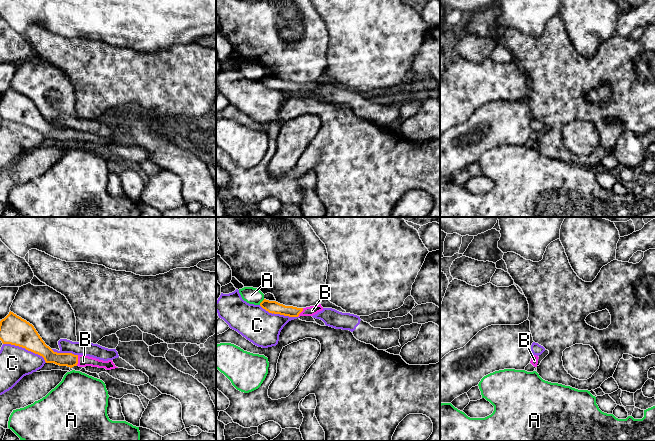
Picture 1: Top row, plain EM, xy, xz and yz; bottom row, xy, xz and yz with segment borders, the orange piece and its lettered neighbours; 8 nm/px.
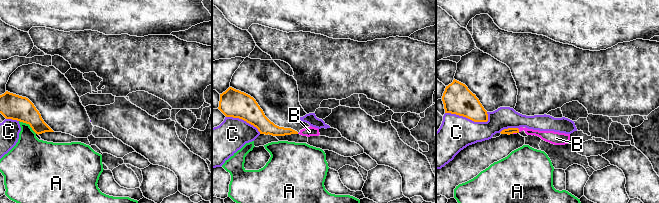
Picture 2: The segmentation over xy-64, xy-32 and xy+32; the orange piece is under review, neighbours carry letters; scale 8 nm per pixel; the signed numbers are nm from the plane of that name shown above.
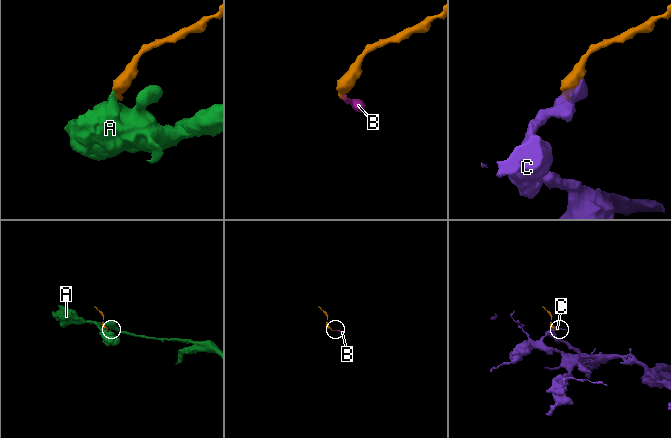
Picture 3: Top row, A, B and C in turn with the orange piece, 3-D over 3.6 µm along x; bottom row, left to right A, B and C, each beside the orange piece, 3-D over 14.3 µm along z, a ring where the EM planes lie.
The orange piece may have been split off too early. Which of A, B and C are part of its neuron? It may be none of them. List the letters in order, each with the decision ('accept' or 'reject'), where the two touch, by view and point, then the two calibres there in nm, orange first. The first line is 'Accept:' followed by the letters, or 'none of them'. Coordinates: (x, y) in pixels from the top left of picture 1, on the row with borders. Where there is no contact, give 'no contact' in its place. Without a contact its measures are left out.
Accept: B
A: reject; meets orange in xz at (261, 302); 100 nm thick on the orange side, 130 nm on the other
B: accept; meets orange in xy at (77, 360); 110 nm thick on the orange side, 90 nm on the other
C: reject; meets orange in xy at (25, 348); 240 nm thick on the orange side, 260 nm on the other

